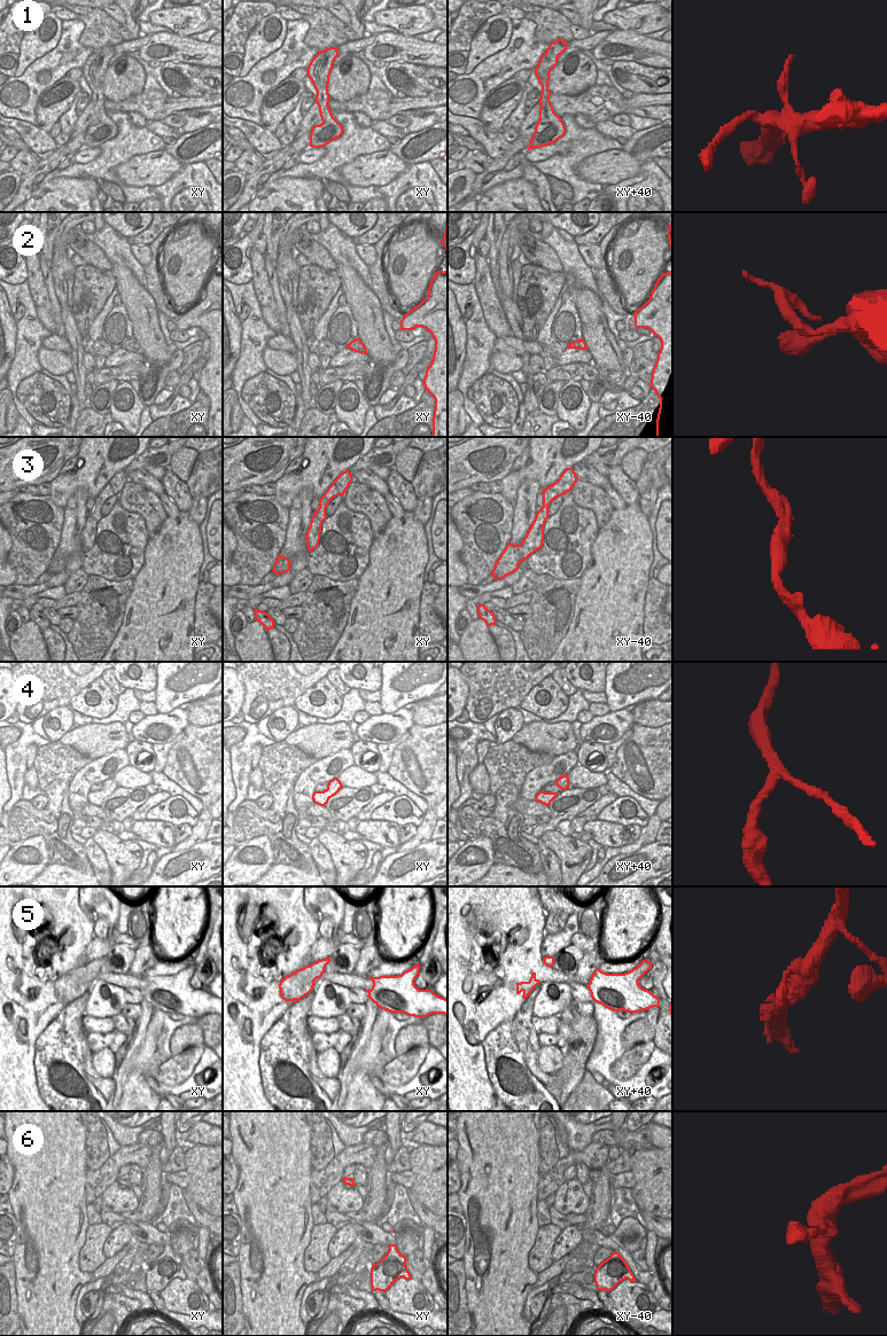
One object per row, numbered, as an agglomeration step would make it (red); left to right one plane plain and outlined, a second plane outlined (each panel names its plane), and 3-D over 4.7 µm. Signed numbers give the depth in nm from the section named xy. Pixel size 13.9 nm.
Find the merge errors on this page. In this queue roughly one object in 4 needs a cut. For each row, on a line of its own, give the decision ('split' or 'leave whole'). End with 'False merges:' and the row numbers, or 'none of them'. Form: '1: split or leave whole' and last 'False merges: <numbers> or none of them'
1: leave whole
2: split
3: leave whole
4: leave whole
5: leave whole
6: leave whole
False merges: 2

